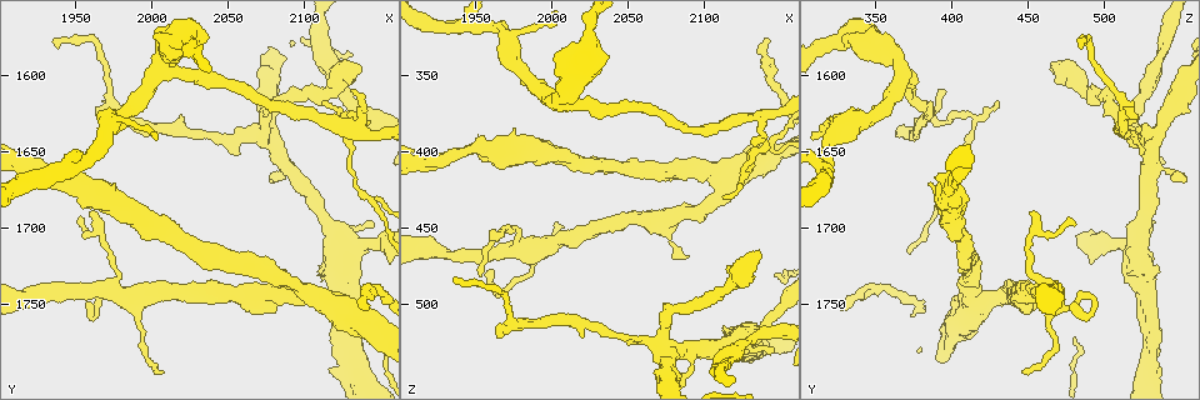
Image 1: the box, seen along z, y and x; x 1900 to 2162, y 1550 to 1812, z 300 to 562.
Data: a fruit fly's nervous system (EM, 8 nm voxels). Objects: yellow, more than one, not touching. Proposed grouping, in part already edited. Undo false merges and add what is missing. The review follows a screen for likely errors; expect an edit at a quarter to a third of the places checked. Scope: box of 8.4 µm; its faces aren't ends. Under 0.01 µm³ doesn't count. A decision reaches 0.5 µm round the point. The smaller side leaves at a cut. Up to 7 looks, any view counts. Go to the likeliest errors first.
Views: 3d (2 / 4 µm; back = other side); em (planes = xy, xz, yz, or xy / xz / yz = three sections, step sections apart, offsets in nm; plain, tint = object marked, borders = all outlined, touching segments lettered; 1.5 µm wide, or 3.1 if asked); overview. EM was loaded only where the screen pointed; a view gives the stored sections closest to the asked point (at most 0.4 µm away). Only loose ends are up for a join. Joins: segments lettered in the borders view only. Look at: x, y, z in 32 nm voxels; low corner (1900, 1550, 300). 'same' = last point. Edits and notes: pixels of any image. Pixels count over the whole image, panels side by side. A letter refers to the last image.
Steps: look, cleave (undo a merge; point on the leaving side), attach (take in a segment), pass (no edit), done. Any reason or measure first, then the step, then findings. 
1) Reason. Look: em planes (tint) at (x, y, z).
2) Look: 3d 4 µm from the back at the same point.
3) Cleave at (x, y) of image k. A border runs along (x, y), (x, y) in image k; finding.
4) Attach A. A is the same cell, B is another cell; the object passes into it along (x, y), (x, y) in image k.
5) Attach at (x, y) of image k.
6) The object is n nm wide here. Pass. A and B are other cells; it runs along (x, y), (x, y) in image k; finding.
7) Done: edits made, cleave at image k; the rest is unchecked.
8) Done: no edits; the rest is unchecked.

Free end. Look: em planes (borders) at (2118, 1796, 536).

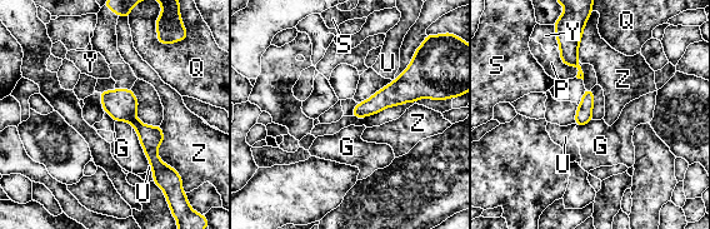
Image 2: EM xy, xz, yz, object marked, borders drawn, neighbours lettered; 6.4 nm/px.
Pass. G, P, Q, S, U, Y and Z are other cells; a border runs along (115, 120), (125, 120), (133, 127) in image 2; none of them fits.

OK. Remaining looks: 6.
Looks like a crossing. Look: em planes (borders) at (2080, 1648, 530).

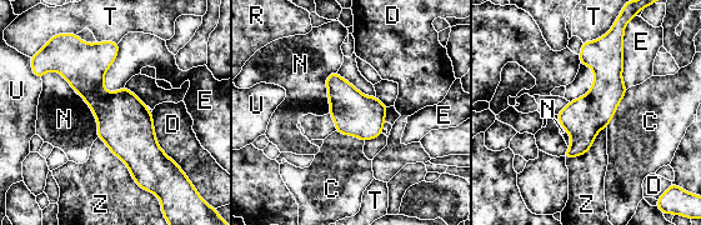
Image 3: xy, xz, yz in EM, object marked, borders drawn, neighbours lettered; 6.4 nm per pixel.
Pass. C, D, E, N, R, T, U and Z are other cells; continuous, no second cell.

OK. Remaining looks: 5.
Abrupt turn. Look: em xz step 4 (tint) at (2126, 1624, 410).

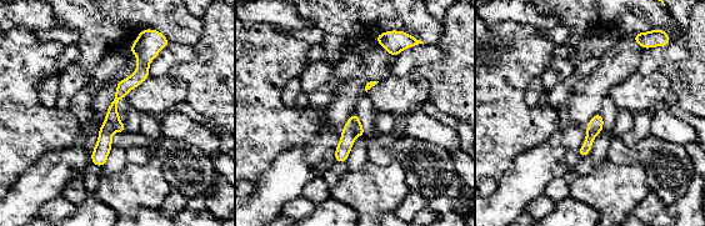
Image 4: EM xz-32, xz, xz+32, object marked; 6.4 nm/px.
Look: em xy step 4 (borders) at the same point.

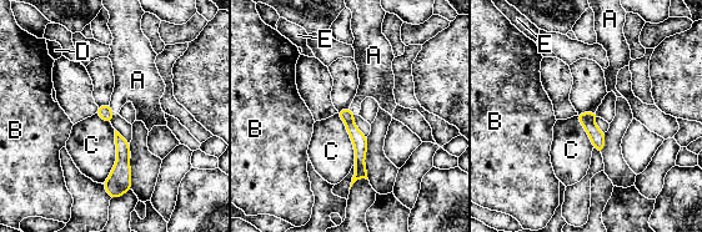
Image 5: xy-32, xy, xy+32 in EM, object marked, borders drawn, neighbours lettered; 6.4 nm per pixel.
Cleave at (597, 137) of image 5. A, B, C, D and E are other cells; a second cell is stuck on.

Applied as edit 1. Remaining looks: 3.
Done: edits made, cleave at image 5; the rest is unchecked.

